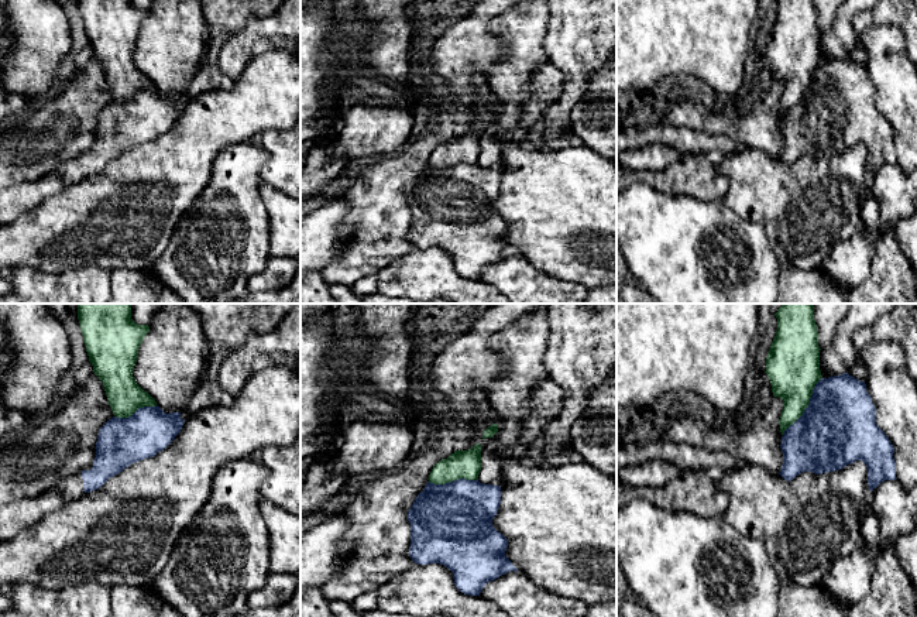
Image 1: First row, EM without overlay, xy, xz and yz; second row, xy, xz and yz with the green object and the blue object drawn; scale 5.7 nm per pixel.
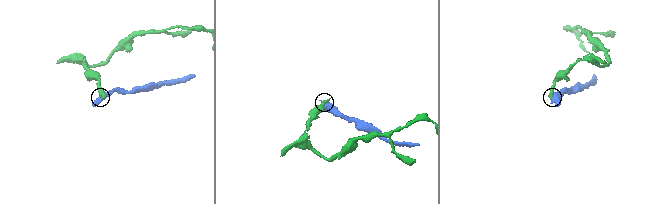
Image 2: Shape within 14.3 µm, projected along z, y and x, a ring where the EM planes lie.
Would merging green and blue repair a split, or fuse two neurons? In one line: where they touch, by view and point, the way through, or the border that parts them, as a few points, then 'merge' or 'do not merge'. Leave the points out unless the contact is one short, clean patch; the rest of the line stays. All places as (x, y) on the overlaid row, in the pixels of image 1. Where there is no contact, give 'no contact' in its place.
contact yz (807, 405); do not merge

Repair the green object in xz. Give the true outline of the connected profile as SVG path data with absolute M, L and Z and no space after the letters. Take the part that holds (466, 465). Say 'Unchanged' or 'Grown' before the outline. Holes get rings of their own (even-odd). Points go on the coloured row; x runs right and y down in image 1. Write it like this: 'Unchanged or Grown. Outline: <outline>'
Unchanged. Outline: M481 445L468 450L456 450L436 463L429 474L433 484L446 484L458 479L477 480L481 470Z

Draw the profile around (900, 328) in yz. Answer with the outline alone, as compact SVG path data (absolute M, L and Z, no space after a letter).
M900 306L875 323L861 328L852 342L858 356L870 343L899 343L904 350L907 373L917 380L917 325L907 308Z

